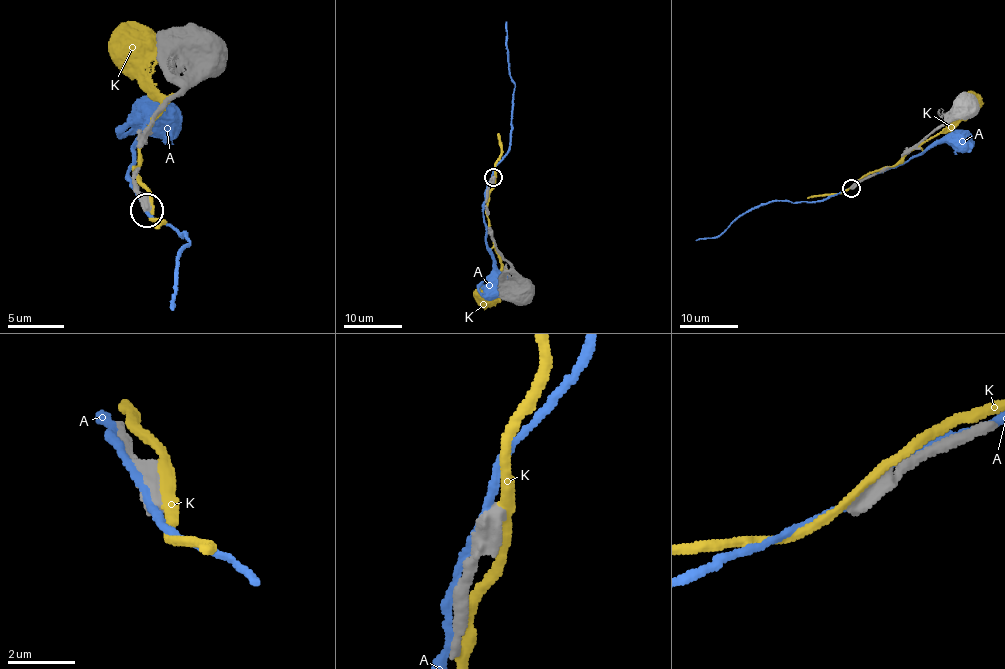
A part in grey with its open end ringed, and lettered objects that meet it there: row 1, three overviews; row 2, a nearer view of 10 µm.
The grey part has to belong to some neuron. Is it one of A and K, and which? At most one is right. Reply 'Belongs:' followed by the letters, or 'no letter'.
Belongs: no letter

